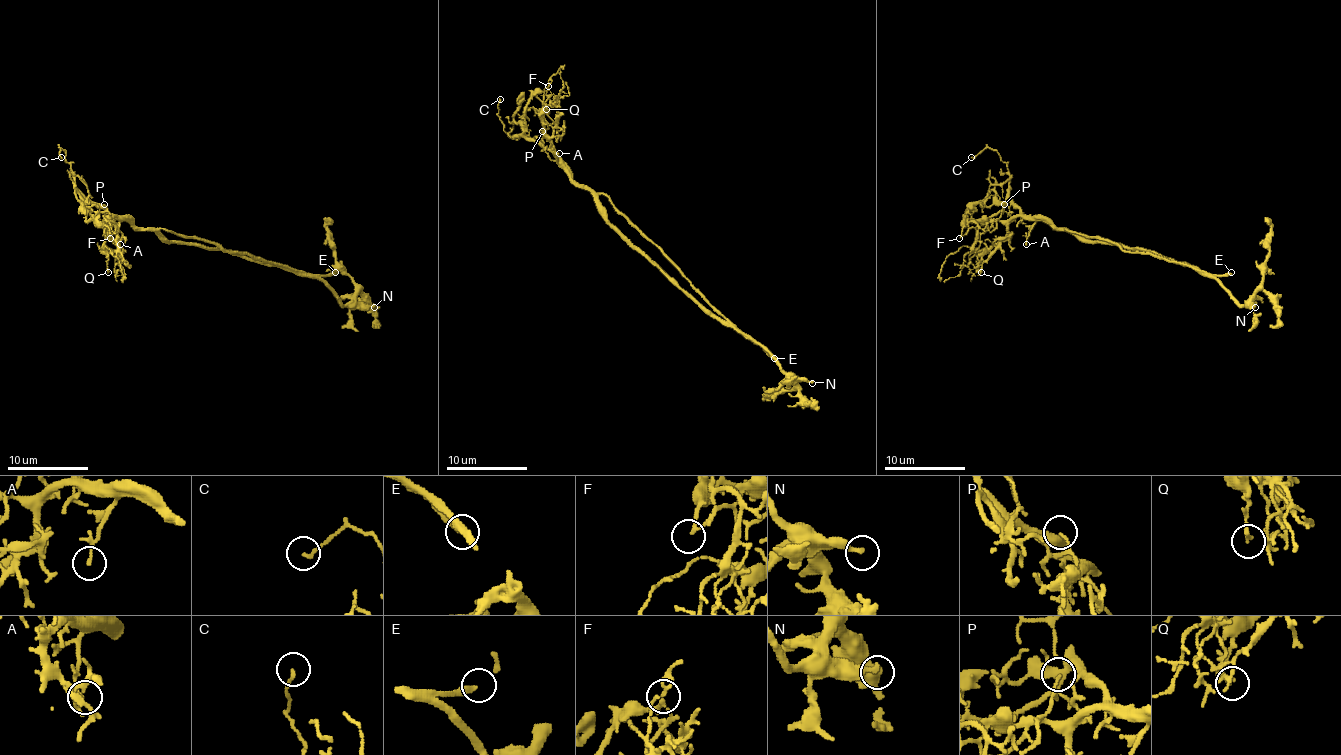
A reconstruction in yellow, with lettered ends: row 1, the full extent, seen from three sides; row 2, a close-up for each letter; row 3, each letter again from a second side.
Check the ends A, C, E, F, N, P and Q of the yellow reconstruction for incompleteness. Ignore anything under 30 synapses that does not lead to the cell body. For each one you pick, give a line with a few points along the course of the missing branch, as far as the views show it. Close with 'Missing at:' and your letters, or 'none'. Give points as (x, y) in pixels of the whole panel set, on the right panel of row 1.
Missing at: E

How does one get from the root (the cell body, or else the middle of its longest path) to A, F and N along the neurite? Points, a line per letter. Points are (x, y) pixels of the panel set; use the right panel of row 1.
A: (1125, 252), (1113, 242), (1087, 238), (1042, 220), (1034, 224), (1026, 244)
F: (1125, 252), (1113, 242), (1087, 238), (1044, 220), (1026, 220), (1022, 216), (1008, 222), (979, 222), (959, 238)
N: (1125, 252), (1152, 252), (1198, 268), (1212, 277), (1241, 305), (1255, 307)

